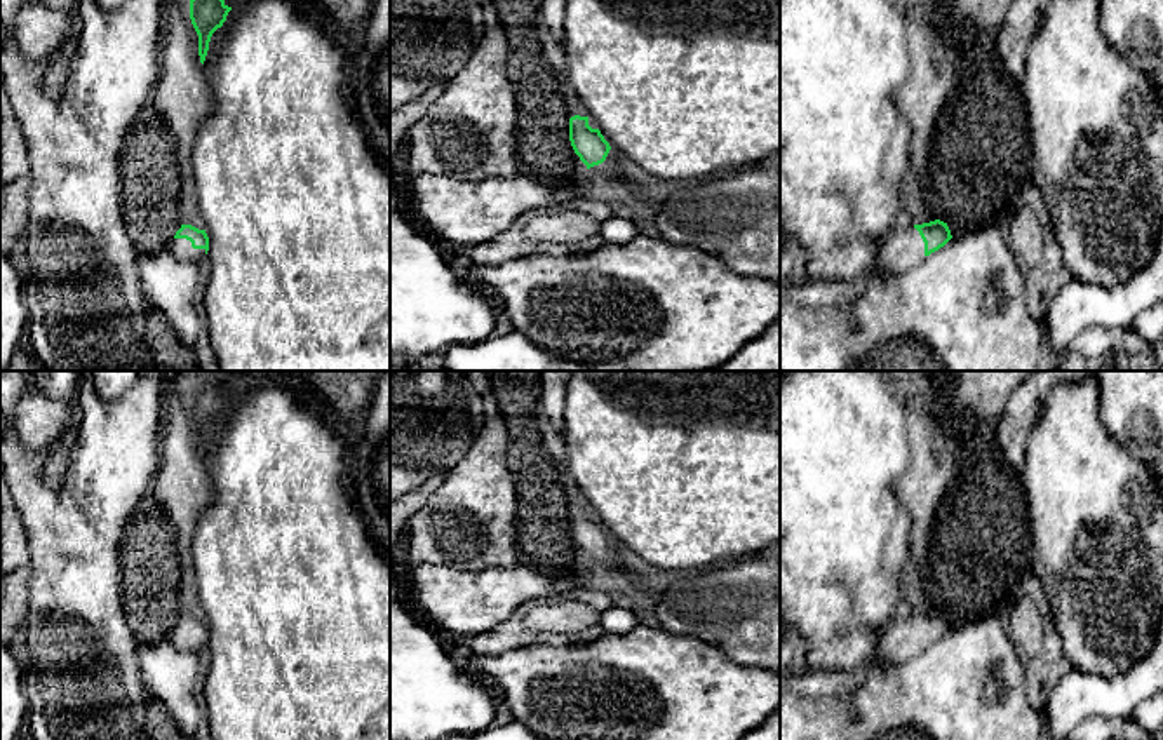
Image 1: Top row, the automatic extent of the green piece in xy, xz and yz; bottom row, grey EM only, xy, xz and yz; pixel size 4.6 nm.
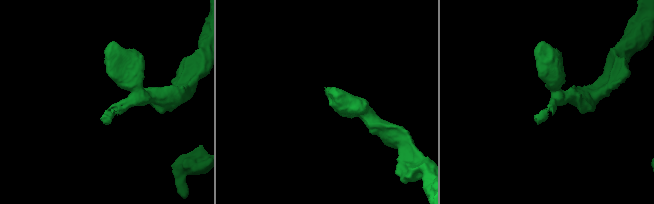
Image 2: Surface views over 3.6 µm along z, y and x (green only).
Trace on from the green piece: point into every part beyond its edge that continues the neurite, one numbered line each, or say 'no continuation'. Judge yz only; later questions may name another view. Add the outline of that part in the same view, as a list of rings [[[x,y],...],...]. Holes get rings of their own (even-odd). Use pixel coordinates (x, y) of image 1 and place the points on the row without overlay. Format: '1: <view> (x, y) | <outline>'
1: yz (902, 638) | [[[911,611],[898,613],[879,634],[877,653],[886,662],[904,663],[924,648],[924,632]]]

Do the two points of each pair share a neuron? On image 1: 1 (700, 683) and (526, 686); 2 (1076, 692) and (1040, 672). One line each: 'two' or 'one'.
1: one
2: two

